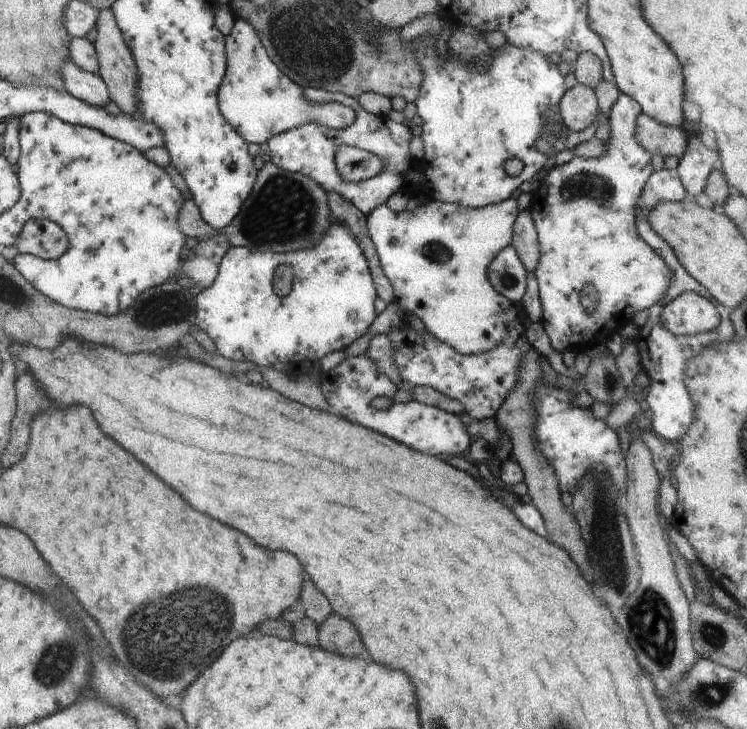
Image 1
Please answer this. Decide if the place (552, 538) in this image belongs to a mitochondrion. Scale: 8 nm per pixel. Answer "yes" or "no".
no

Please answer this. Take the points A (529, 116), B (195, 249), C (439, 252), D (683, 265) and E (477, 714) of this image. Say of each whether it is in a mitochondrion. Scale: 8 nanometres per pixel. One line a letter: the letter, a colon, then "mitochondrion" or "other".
A: other
B: other
C: mitochondrion
D: other
E: other

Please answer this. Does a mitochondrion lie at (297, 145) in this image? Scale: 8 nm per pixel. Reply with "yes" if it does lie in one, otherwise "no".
no

